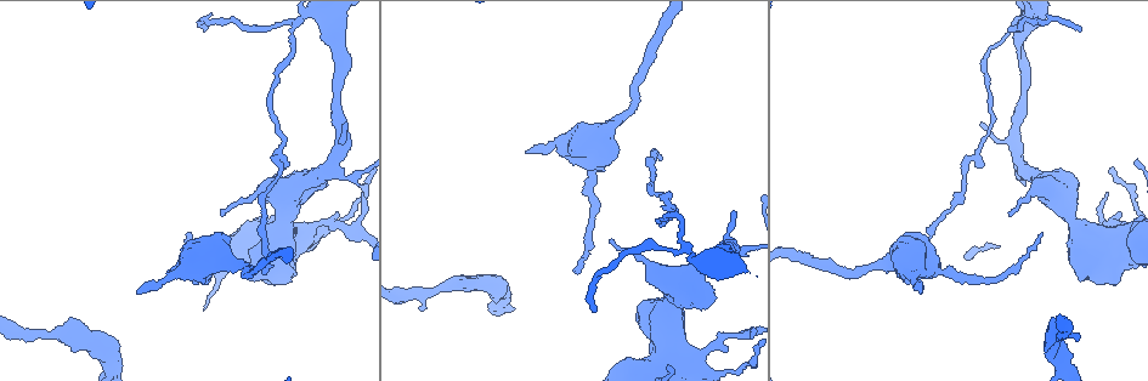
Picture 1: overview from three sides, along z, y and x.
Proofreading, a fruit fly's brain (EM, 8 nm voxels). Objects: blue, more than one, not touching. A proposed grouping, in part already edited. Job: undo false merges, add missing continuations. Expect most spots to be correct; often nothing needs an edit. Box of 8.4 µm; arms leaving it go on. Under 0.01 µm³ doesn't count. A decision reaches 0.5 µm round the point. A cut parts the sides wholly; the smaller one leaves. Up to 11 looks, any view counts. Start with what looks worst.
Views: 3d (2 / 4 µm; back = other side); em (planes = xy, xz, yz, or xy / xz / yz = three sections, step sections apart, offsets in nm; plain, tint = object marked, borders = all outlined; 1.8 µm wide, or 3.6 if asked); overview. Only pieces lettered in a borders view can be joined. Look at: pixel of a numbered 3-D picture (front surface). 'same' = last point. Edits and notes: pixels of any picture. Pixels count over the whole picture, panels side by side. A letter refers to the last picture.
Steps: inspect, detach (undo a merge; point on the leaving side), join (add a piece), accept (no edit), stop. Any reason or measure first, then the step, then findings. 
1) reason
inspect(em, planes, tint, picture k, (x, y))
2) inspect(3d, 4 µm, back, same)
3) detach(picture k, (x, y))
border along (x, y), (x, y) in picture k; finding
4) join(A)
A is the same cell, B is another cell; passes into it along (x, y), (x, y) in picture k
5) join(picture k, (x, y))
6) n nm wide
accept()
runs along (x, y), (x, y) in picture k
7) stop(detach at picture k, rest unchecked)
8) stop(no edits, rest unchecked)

branch stops here
inspect(3d, 4 µm, picture 1, (919, 292))

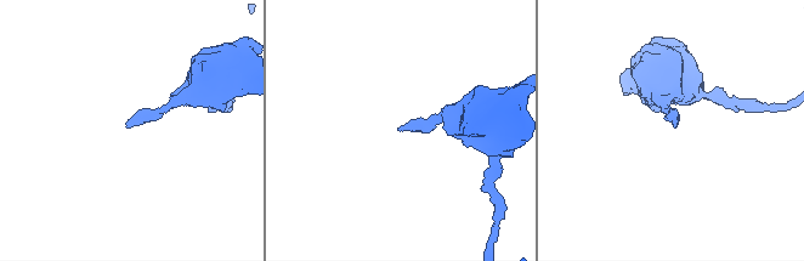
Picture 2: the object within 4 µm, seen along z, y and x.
inspect(em, xz, step 16, borders, picture 2, (127, 126))

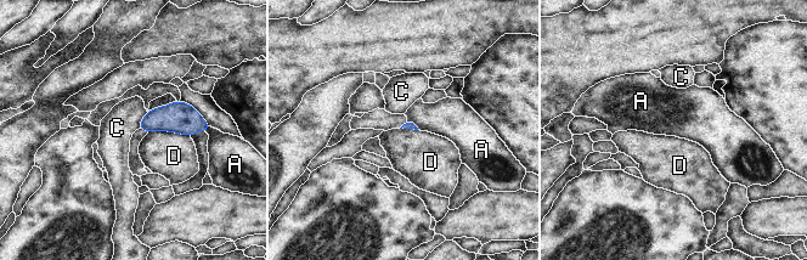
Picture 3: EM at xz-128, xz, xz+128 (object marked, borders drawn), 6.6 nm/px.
D touches over 280 nm
accept()
A, C and D are other cells; no lettered piece goes on from it

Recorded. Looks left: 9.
long arm stops here
inspect(em, planes, plain, picture 1, (188, 233))

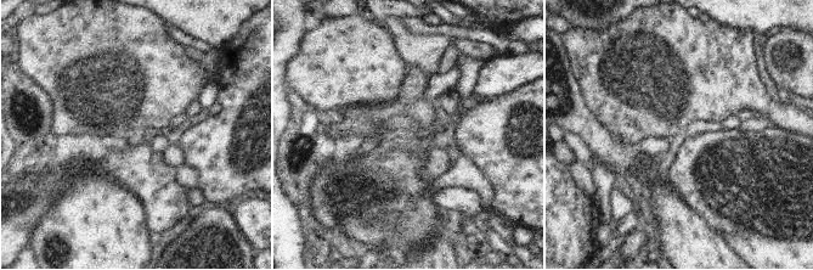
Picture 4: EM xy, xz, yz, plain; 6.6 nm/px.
inspect(em, planes, tint, same)

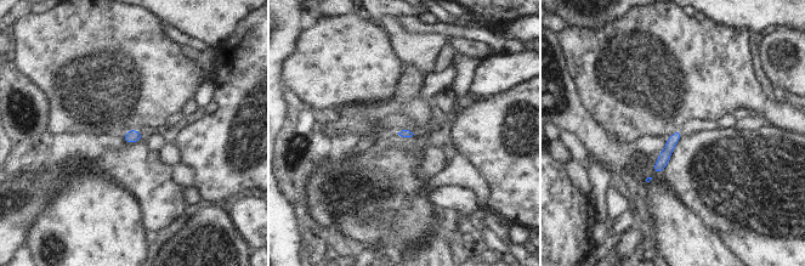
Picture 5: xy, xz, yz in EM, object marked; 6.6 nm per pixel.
what lies round it
inspect(em, planes, borders, same)

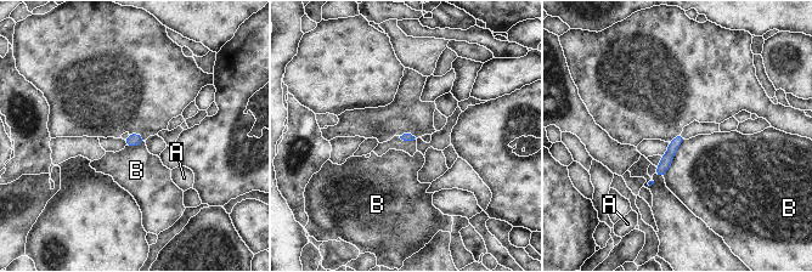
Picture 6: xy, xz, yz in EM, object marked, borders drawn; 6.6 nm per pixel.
B touches over 300 nm
accept()
A and B are other cells; none of them fits

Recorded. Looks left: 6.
calibre changes
inspect(3d, 2 µm, back, picture 1, (109, 367))

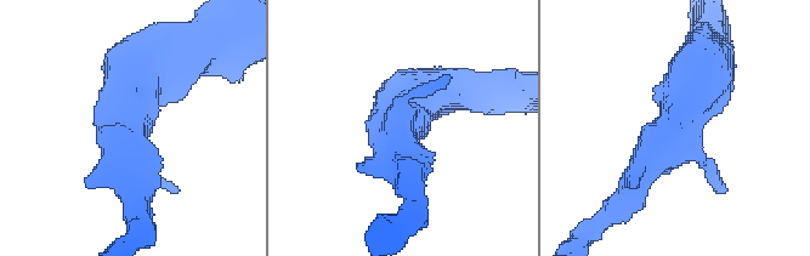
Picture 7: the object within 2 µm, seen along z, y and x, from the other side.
shape alone is not enough
inspect(em, yz, step 4, tint, picture 7, (403, 122))

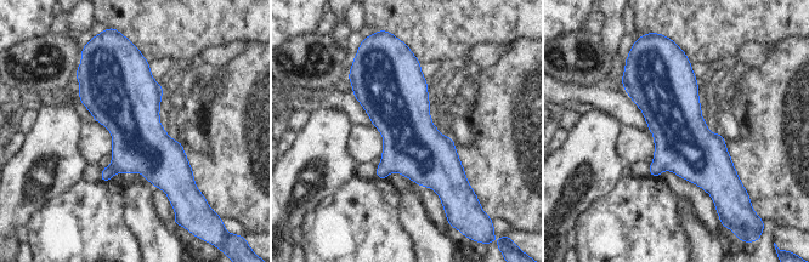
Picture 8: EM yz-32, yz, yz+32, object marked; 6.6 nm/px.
inspect(em, planes, borders, same)

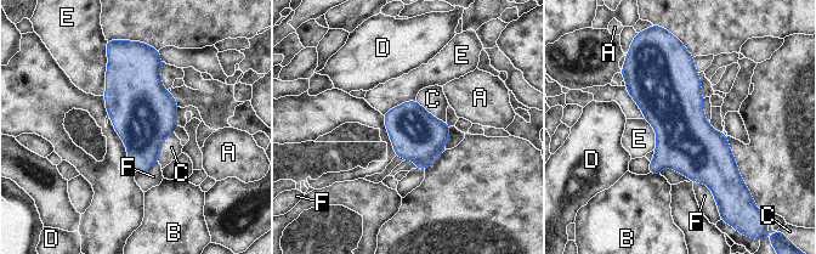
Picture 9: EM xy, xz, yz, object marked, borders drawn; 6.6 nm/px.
320 nm wide
accept()
A, B, C, D, E and F are other cells; border along (174, 131), (164, 139), (157, 161) in picture 9; all the same neuron

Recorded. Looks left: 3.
free end
inspect(3d, 4 µm, picture 1, (611, 157))

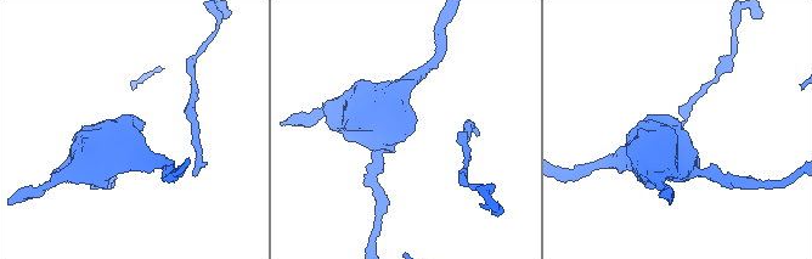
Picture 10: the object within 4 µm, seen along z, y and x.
inspect(em, 3.6 µm, planes, tint, picture 10, (403, 131))

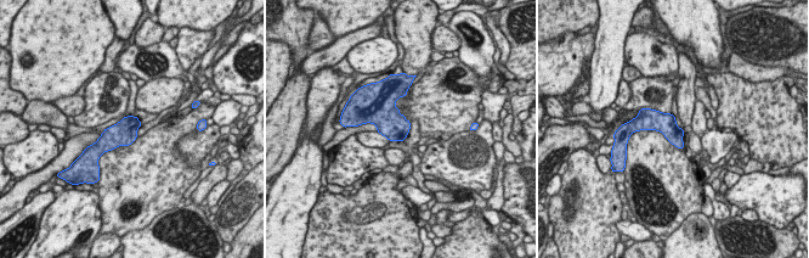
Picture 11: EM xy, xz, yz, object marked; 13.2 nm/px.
inspect(em, 3.6 µm, planes, borders, same)

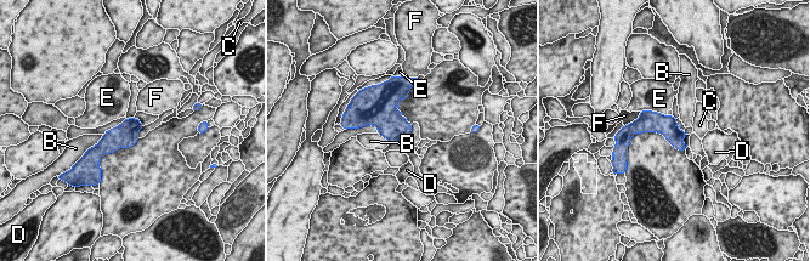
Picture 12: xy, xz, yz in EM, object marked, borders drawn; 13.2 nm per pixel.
accept()
B, C, D, E and F are other cells; border along (103, 135), (91, 147) in picture 12; none of them fits

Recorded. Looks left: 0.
stop(no edits, rest unchecked)

